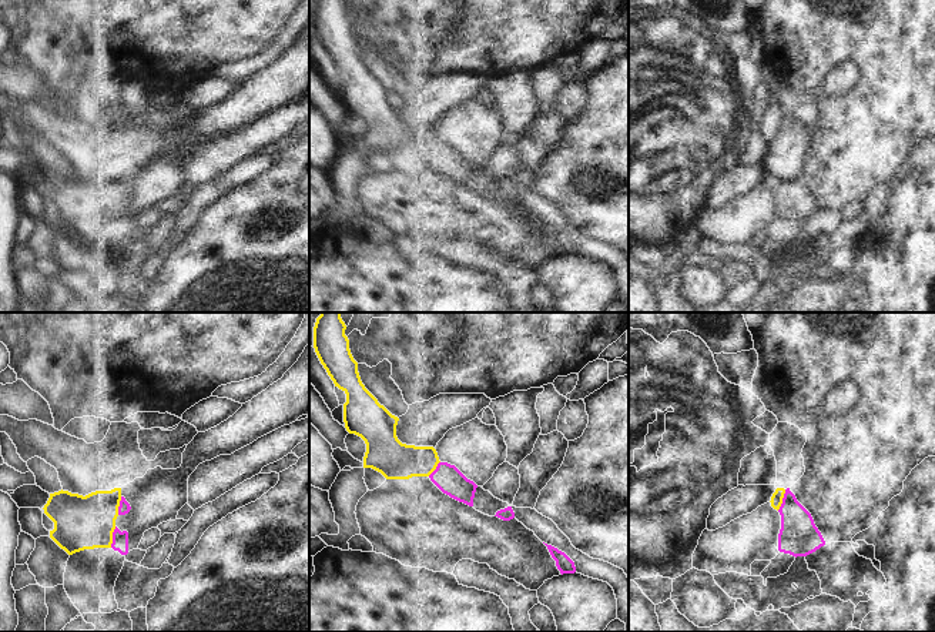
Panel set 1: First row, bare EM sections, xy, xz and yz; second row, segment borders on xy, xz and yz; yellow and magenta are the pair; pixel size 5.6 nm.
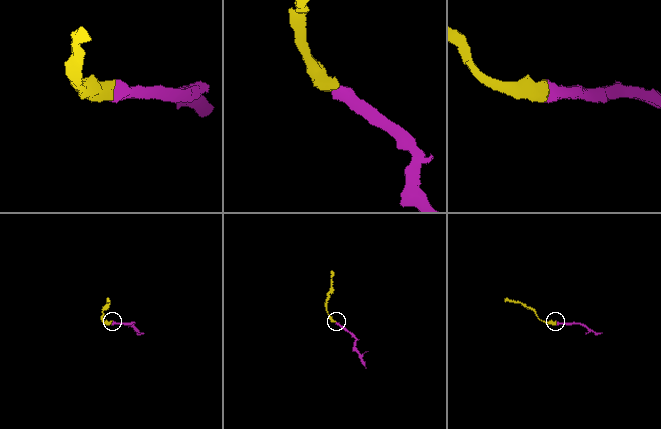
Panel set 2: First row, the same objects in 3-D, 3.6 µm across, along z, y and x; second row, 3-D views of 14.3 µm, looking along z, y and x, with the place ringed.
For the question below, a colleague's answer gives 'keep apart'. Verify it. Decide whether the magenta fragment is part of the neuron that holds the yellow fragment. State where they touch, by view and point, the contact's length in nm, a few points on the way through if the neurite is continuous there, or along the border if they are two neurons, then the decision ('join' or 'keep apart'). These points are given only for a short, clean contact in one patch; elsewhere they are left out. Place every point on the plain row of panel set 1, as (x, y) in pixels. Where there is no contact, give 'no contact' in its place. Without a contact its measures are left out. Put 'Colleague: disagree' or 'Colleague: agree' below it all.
contact xy (111, 217); length 120 nm; way xy (81, 203), (90, 203), (111, 217), (120, 220); join
Colleague: disagree

